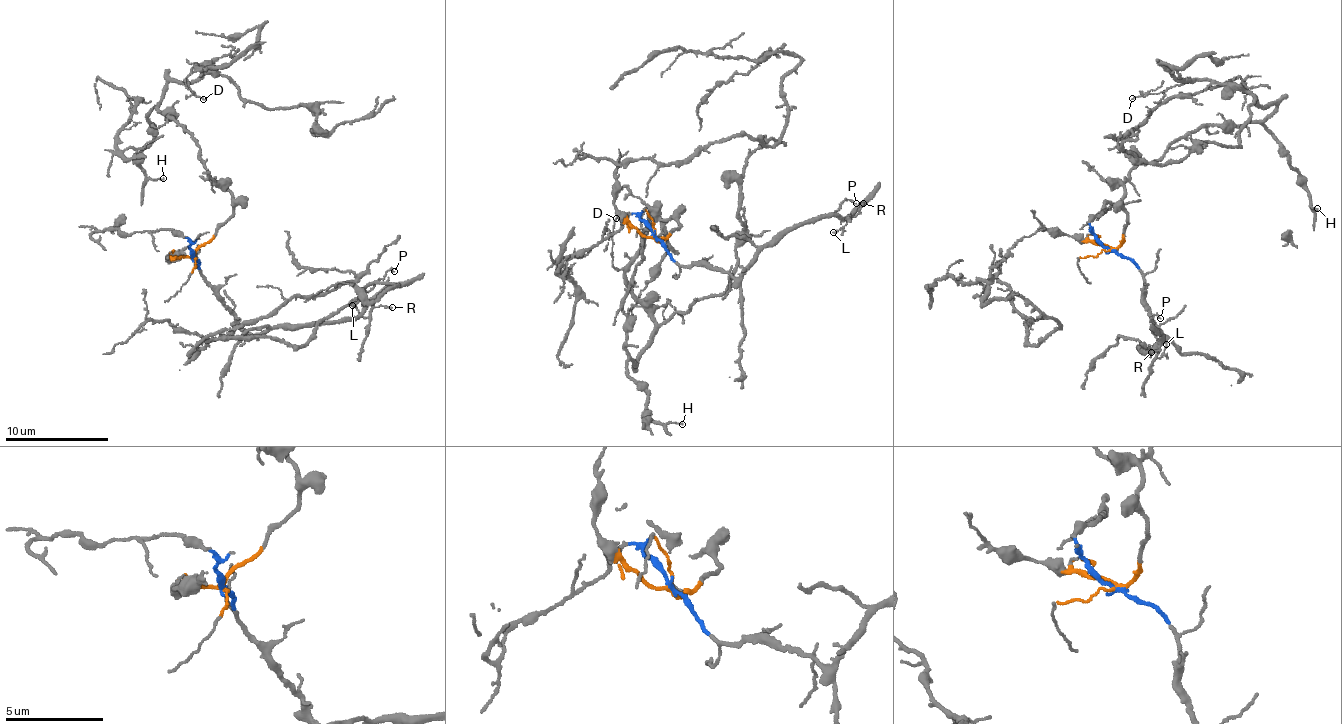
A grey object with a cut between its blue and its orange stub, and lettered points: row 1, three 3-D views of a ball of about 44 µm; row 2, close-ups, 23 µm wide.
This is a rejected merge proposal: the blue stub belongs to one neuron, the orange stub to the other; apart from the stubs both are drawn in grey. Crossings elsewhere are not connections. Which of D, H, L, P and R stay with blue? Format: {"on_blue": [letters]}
{"on_blue": ["L", "P", "R"]}

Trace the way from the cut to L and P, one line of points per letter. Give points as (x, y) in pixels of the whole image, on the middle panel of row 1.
L: (653, 235), (678, 264), (739, 275), (763, 248), (773, 247), (804, 222), (840, 214), (845, 224), (832, 233)
P: (653, 235), (678, 264), (736, 278), (791, 230), (840, 218), (836, 211), (845, 199), (856, 202)

